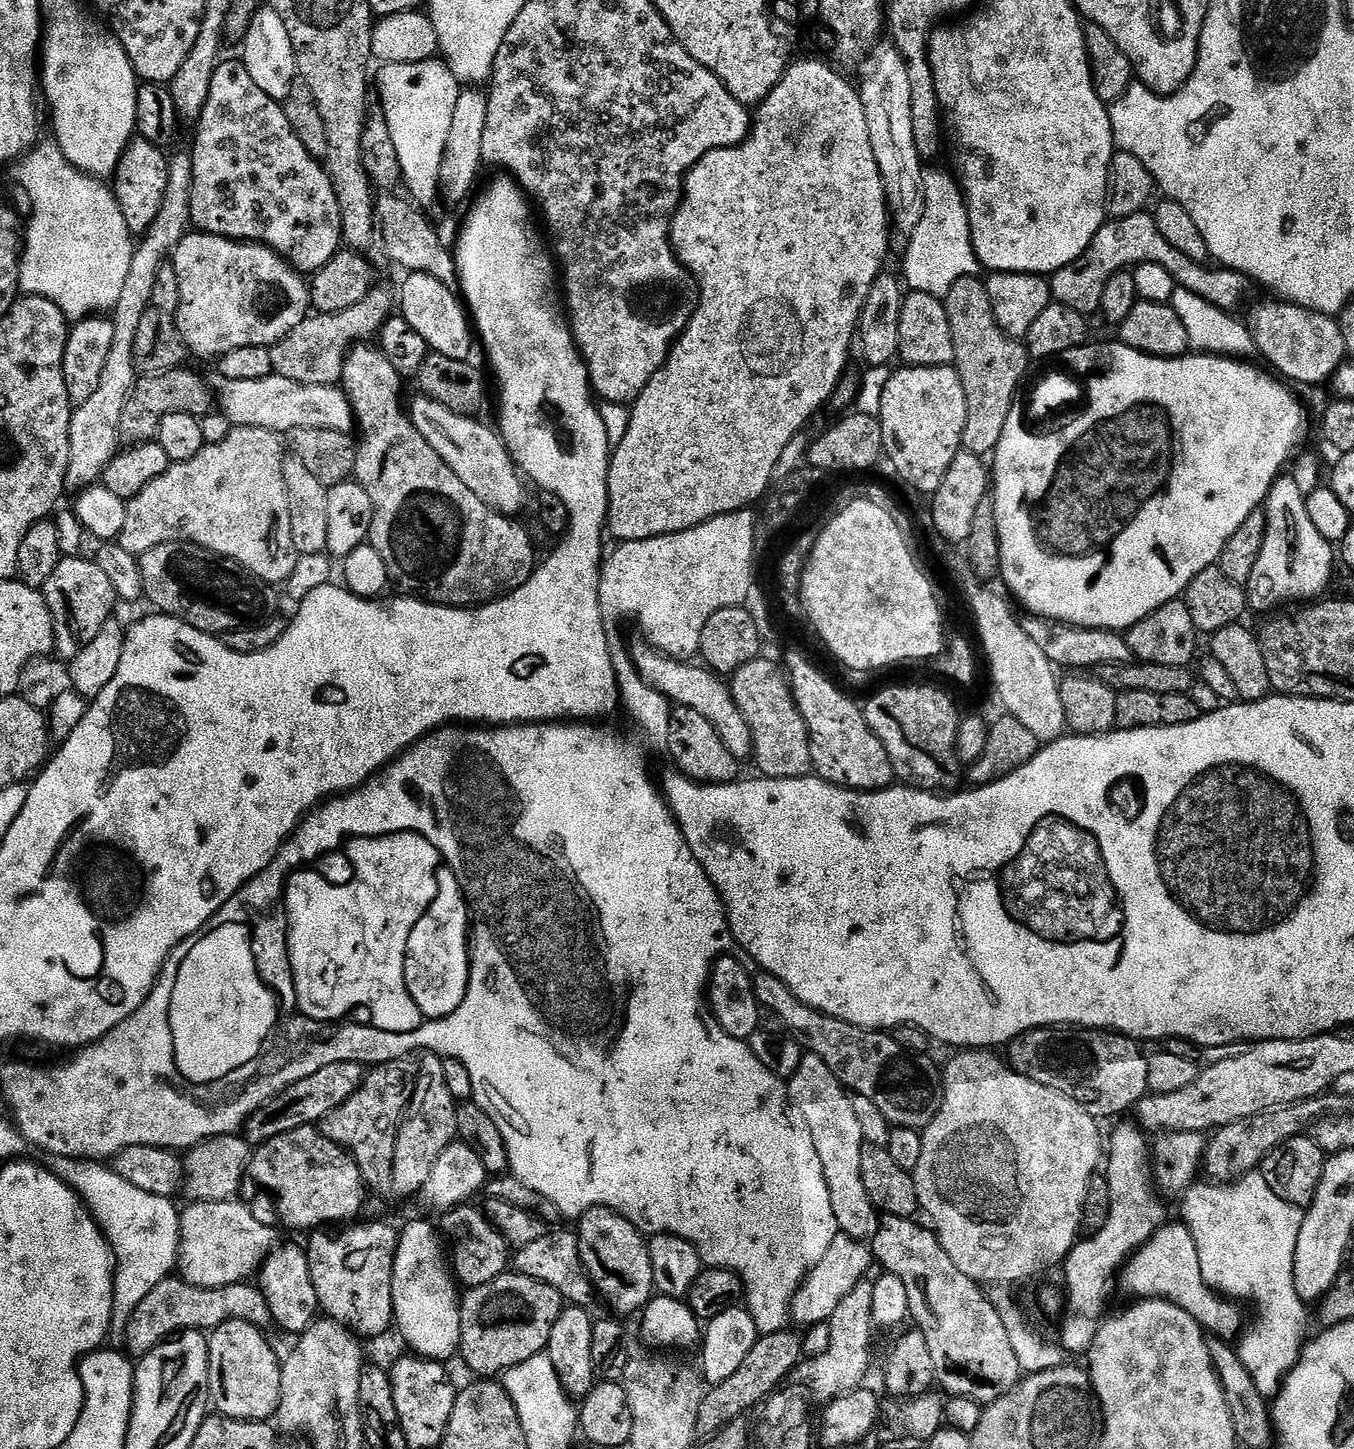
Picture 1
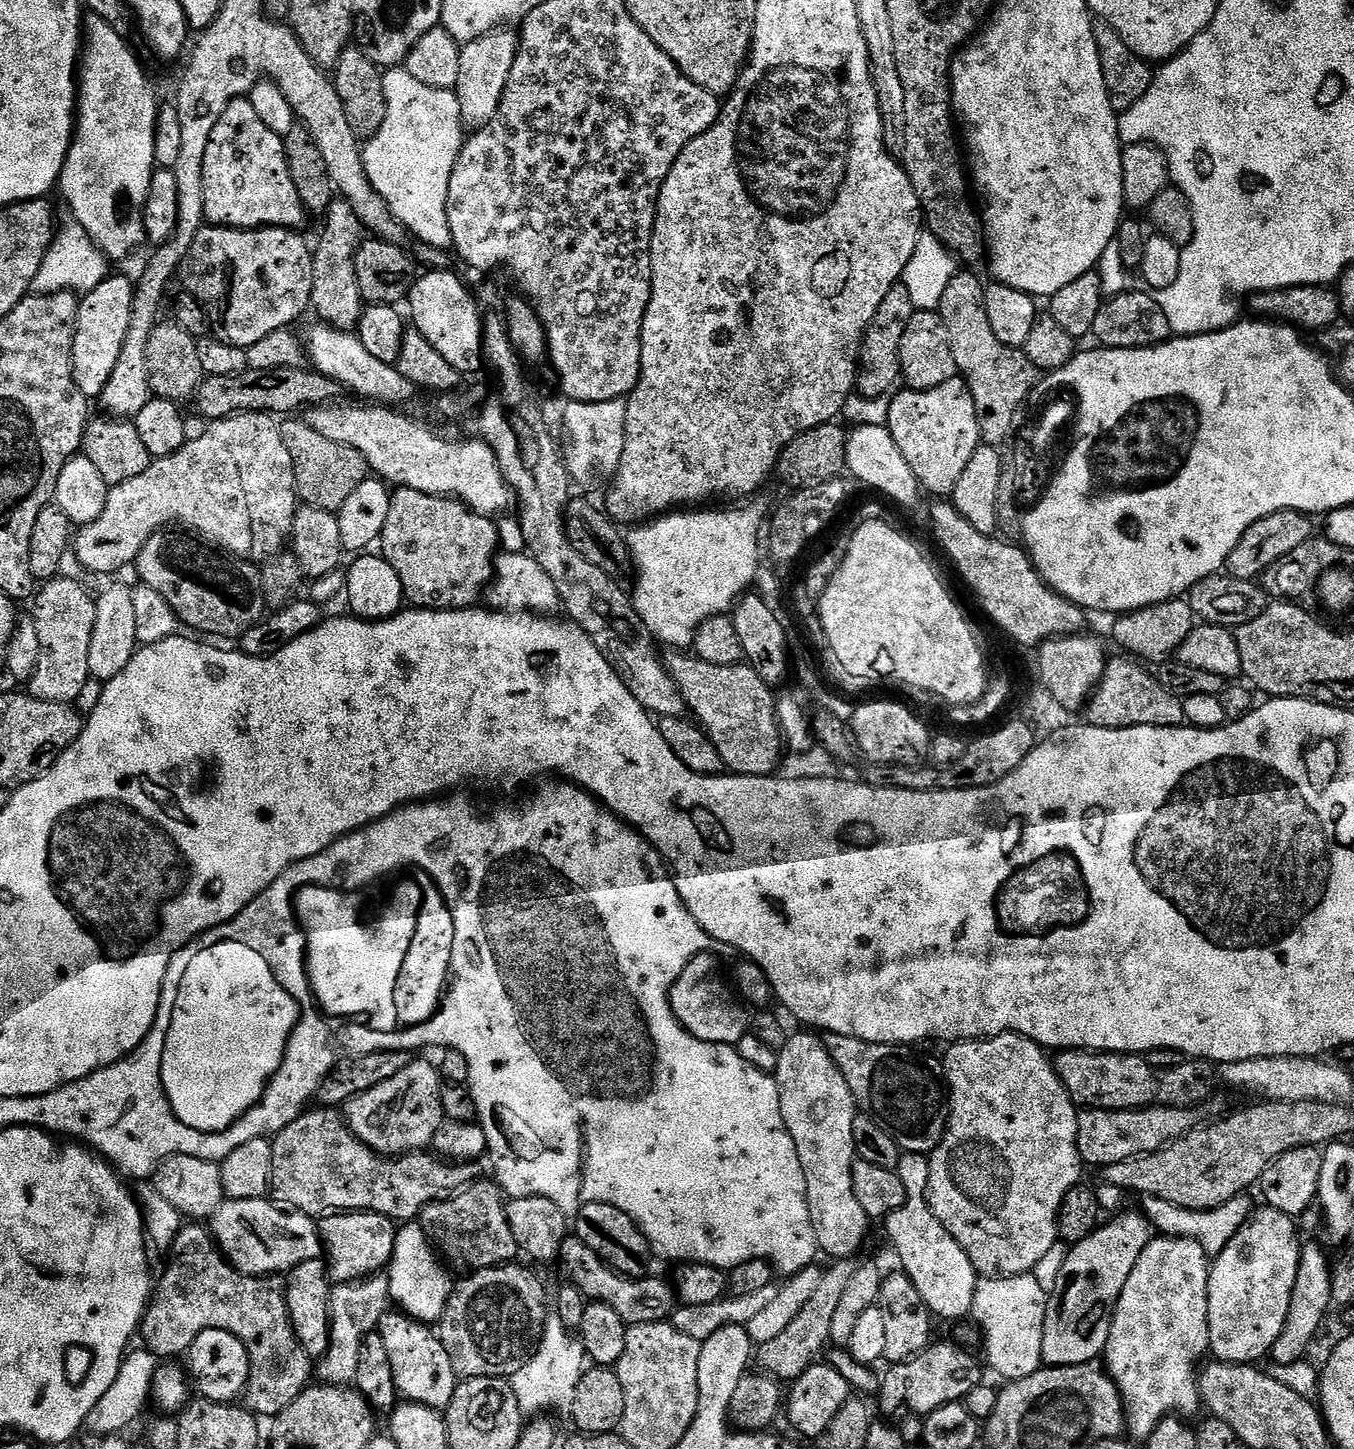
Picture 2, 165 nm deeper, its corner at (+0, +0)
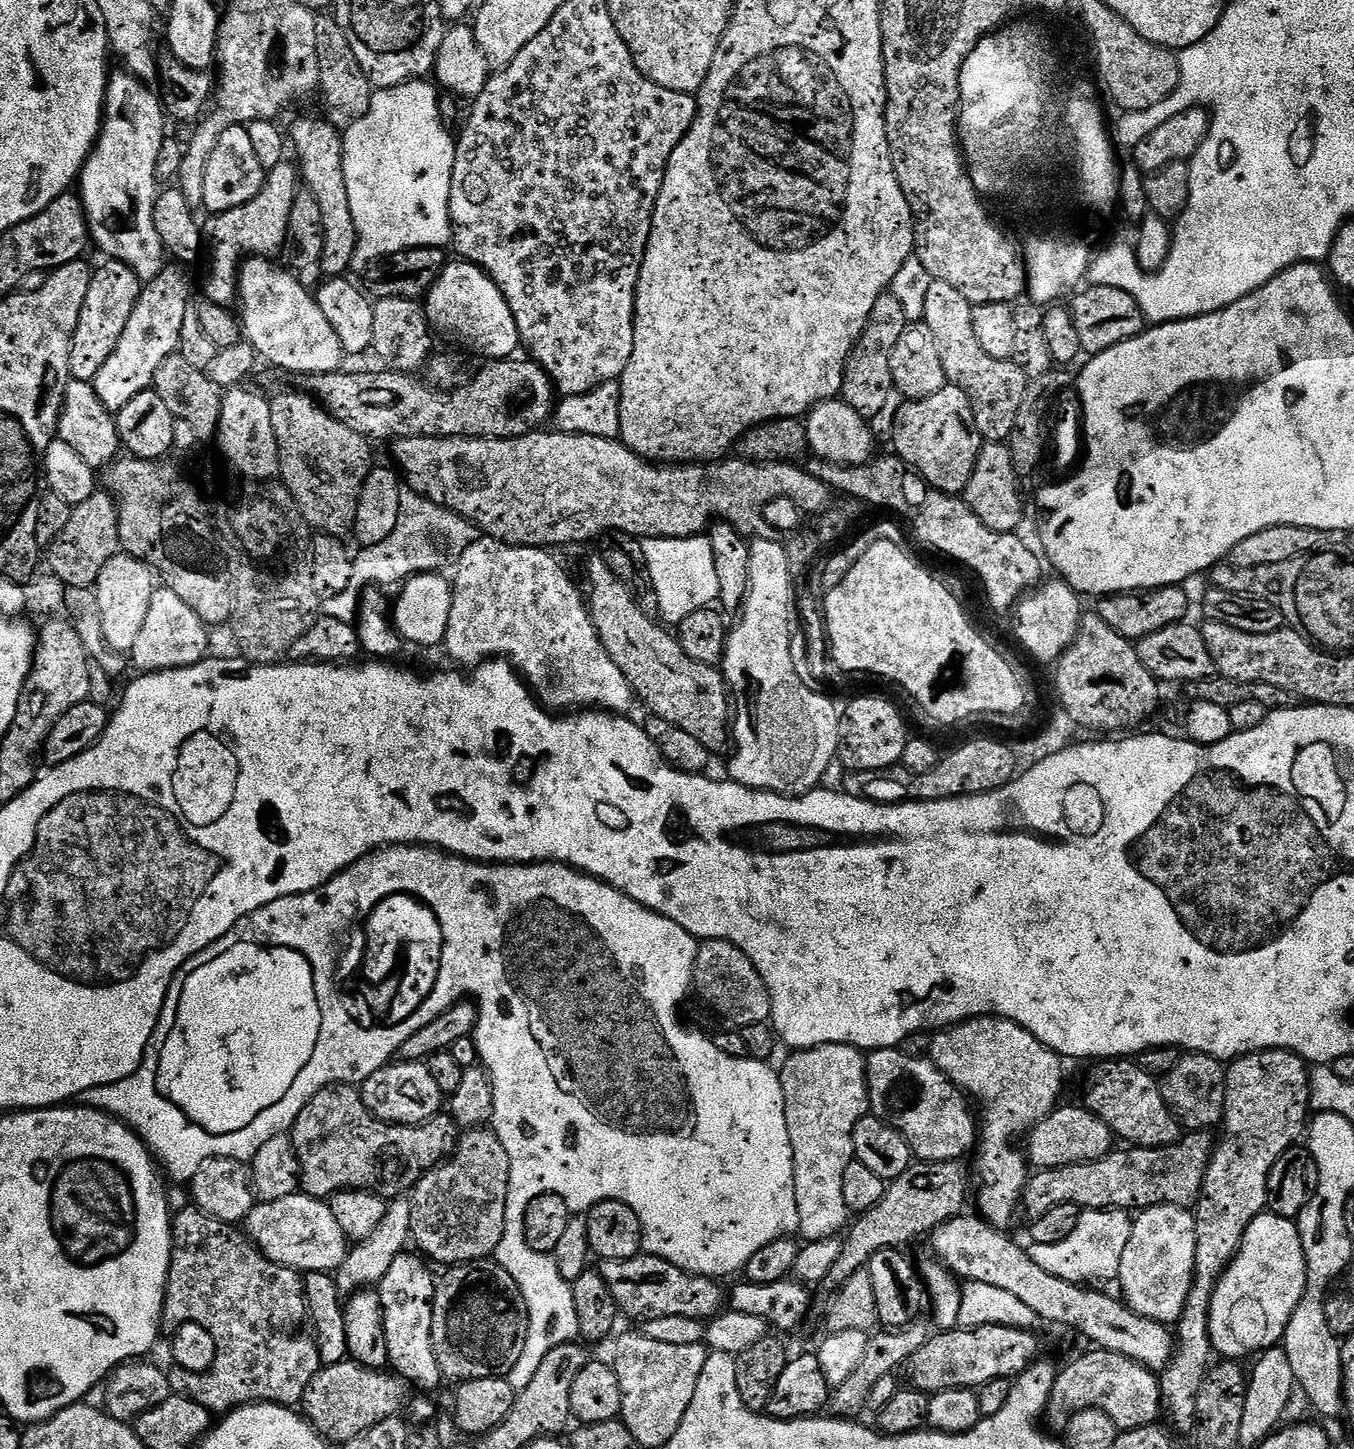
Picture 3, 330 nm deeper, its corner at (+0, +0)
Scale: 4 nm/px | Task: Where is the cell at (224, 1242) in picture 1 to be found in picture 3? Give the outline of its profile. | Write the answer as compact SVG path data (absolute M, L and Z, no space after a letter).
M297 1194L278 1198L278 1202L258 1202L250 1210L246 1231L269 1262L293 1268L301 1274L335 1273L350 1251L350 1241L342 1234L342 1226L338 1226L330 1206L314 1196Z

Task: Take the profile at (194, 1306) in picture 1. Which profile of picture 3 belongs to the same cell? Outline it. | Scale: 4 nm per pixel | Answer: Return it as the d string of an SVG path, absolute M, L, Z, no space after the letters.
M189 1206L186 1210L175 1213L172 1218L172 1261L168 1271L168 1285L164 1291L162 1324L167 1331L169 1328L169 1333L172 1334L175 1334L179 1328L187 1324L197 1324L202 1326L202 1330L210 1330L210 1338L214 1338L214 1346L216 1347L214 1366L209 1372L189 1375L185 1384L178 1385L177 1383L175 1385L174 1392L175 1395L185 1396L202 1406L206 1406L206 1410L213 1414L227 1414L246 1404L299 1405L306 1394L306 1386L310 1386L310 1378L314 1378L314 1374L318 1374L322 1367L318 1354L316 1329L312 1326L312 1316L308 1312L308 1303L304 1293L304 1276L295 1272L293 1268L287 1268L281 1264L272 1264L260 1253L259 1248L250 1239L247 1231L241 1230L237 1225L222 1222L195 1206Z

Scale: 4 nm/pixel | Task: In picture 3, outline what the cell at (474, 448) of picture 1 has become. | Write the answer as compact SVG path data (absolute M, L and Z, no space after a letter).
M256 258L252 264L242 272L242 304L244 300L244 314L242 313L243 335L247 343L256 347L257 357L261 361L269 360L276 368L285 368L288 372L300 372L299 374L319 374L321 372L339 372L346 353L338 334L334 332L334 326L330 326L330 318L322 314L315 295L304 289L304 284L299 280L299 275L291 276L283 272L278 265L272 264L271 259Z

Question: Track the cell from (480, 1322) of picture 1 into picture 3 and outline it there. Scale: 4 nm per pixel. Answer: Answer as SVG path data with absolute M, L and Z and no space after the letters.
M492 1258L458 1264L445 1272L448 1273L444 1277L439 1277L436 1297L432 1300L432 1341L441 1377L455 1382L495 1376L507 1378L510 1370L518 1366L522 1350L526 1350L528 1333L528 1311L514 1278L510 1278L510 1274L506 1274L506 1270L502 1270L502 1266Z

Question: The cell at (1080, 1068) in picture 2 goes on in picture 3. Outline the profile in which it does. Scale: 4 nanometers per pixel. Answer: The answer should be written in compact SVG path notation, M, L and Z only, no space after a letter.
M1132 1058L1101 1060L1093 1063L1084 1084L1083 1103L1098 1118L1112 1127L1113 1133L1137 1148L1164 1148L1175 1144L1182 1135L1182 1125L1166 1106L1157 1077L1142 1070Z

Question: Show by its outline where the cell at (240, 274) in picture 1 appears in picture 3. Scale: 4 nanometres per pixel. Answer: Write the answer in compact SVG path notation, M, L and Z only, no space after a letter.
M285 162L274 166L267 173L264 189L254 199L238 206L229 212L217 212L209 215L202 224L202 231L210 241L210 252L212 248L212 261L208 264L208 281L204 284L204 296L209 301L225 306L232 306L238 300L238 277L242 272L240 259L247 258L272 258L275 252L289 239L288 223L290 222L291 207L294 206L296 196L302 191L302 177L295 163Z

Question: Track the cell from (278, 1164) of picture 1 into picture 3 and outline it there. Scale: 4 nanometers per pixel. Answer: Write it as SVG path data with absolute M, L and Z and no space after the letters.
M331 1084L314 1094L298 1114L290 1129L296 1163L300 1166L300 1188L303 1195L331 1198L335 1192L355 1188L357 1192L373 1192L383 1200L393 1201L411 1193L431 1168L438 1168L456 1148L462 1132L448 1114L431 1116L424 1124L387 1124L368 1111L359 1091L351 1084Z

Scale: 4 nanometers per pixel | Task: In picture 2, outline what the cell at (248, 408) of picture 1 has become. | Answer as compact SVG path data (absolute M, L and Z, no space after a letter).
M329 402L326 404L321 404L319 406L313 406L303 413L302 419L305 424L309 424L314 430L318 430L318 434L322 434L322 438L330 438L330 442L338 442L342 446L350 446L354 450L358 450L358 454L362 454L362 458L366 458L369 469L379 479L387 482L392 486L399 486L402 488L410 488L412 490L422 490L426 494L431 496L447 496L453 500L459 500L461 504L466 505L466 507L471 508L472 511L487 516L489 518L496 518L499 512L504 512L508 507L513 507L514 497L512 495L512 489L509 488L507 482L502 478L502 470L498 466L498 462L494 458L494 450L490 450L490 446L484 443L483 440L479 438L473 438L473 440L447 440L444 436L439 436L436 432L431 432L424 424L419 424L416 420L411 420L408 416L403 416L403 411L393 410L388 406L369 406L364 402L356 402L360 404L340 404L341 402Z

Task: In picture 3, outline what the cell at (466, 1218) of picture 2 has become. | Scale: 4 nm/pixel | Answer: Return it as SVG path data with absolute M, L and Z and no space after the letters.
M473 1127L465 1131L456 1142L456 1148L452 1155L438 1168L431 1168L427 1174L419 1180L410 1193L410 1240L413 1245L417 1244L419 1251L429 1261L437 1260L443 1266L455 1266L469 1264L475 1260L487 1260L495 1253L498 1242L502 1242L502 1234L506 1230L506 1198L508 1197L508 1183L510 1182L510 1154L506 1154L506 1146L496 1137L496 1133L487 1127Z

